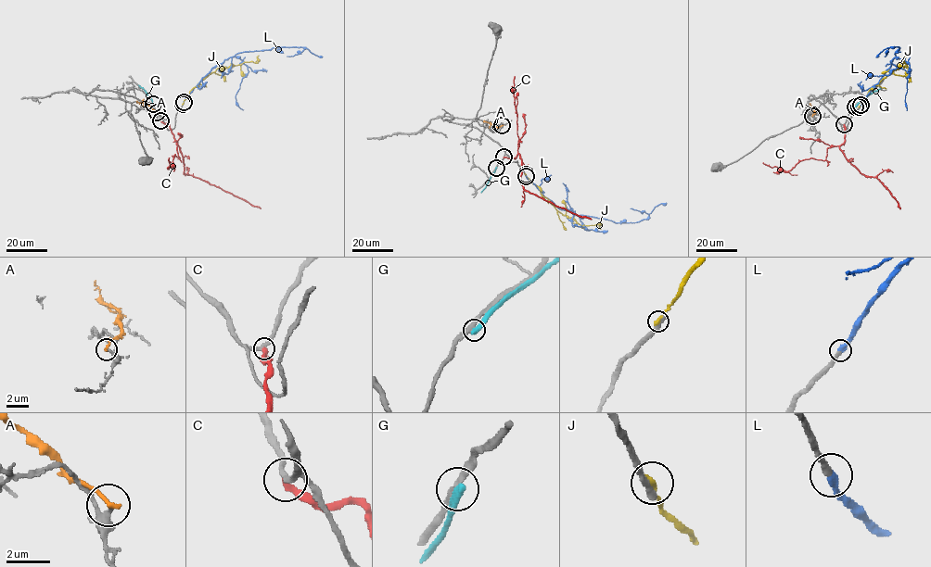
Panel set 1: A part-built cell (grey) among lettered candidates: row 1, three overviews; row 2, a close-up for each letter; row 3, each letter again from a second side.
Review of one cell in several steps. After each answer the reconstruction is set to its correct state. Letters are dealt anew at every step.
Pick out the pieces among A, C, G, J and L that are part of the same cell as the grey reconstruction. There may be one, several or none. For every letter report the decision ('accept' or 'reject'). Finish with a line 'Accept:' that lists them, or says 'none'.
A: reject
C: reject
G: reject
J: reject
L: accept
Accept: L

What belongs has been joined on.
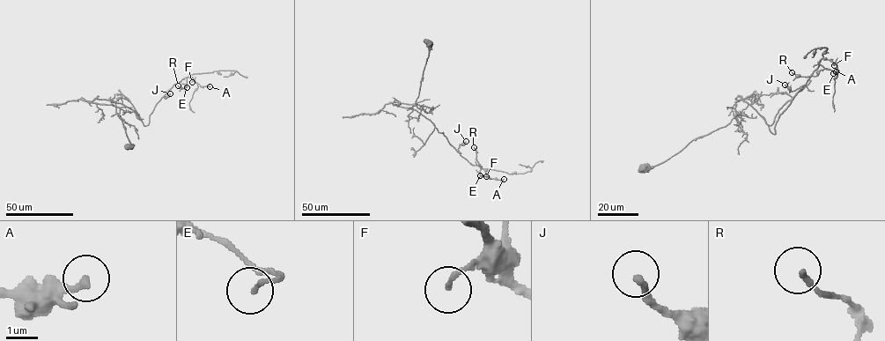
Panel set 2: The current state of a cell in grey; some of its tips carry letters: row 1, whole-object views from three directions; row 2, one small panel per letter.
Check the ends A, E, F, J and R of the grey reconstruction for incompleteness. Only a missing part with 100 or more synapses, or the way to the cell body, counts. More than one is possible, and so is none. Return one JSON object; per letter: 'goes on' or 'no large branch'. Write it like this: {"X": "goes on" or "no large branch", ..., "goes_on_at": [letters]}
{"A": "no large branch", "E": "no large branch", "F": "no large branch", "J": "no large branch", "R": "no large branch", "goes_on_at": []}

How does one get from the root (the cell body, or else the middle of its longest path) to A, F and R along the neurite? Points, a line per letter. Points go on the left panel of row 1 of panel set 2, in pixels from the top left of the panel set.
A: (130, 146), (120, 108), (92, 101), (121, 103), (145, 125), (177, 82), (189, 77), (210, 86)
F: (130, 146), (120, 108), (92, 101), (121, 103), (145, 125), (173, 85), (185, 77), (192, 82)
R: (130, 146), (120, 108), (92, 101), (121, 103), (145, 125), (156, 104), (187, 77), (184, 88), (178, 85)

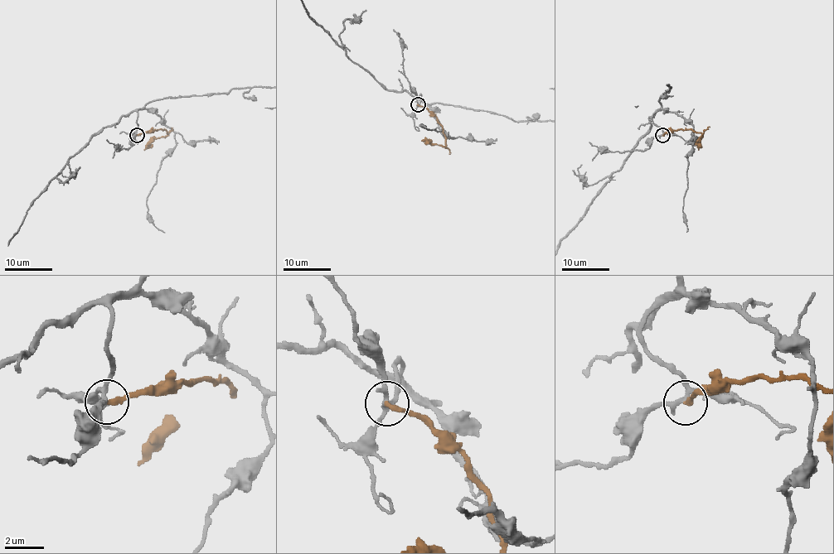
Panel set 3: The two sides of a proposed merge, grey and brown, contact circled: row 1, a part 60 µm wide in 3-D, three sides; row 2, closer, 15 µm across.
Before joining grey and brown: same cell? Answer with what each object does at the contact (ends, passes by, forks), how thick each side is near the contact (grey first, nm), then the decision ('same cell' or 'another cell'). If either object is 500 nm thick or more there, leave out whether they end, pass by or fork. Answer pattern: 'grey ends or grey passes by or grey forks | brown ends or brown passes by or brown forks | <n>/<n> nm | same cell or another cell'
grey forks | brown ends | 200/260 nm | another cell

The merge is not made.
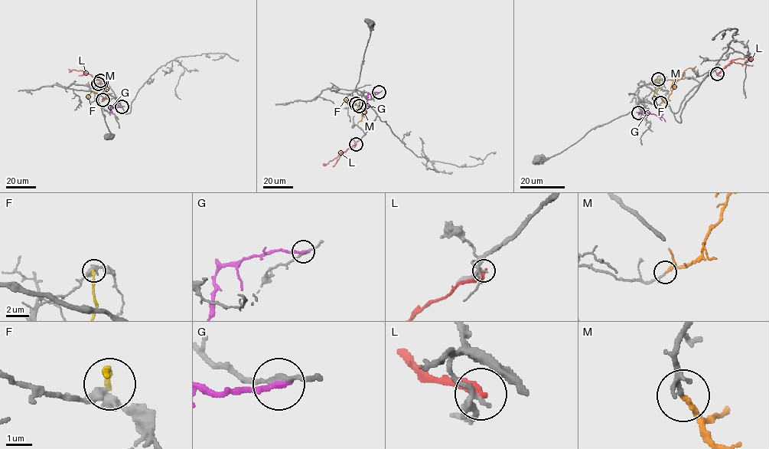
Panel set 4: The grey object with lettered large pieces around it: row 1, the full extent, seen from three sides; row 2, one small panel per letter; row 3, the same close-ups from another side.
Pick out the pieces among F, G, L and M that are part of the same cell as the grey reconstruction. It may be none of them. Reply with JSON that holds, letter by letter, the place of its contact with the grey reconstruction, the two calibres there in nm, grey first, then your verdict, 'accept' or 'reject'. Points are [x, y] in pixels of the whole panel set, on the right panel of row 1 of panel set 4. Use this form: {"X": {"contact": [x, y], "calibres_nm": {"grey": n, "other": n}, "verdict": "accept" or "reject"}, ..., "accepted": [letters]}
{"F": {"contact": [658, 79], "calibres_nm": {"grey": 340, "other": 200}, "verdict": "reject"}, "G": {"contact": [638, 113], "calibres_nm": {"grey": 200, "other": 260}, "verdict": "reject"}, "L": {"contact": [717, 73], "calibres_nm": {"grey": 200, "other": 360}, "verdict": "reject"}, "M": {"contact": [660, 103], "calibres_nm": {"grey": 110, "other": 200}, "verdict": "accept"}, "accepted": ["M"]}

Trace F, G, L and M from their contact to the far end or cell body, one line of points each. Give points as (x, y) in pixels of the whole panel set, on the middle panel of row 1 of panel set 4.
F: (356, 104), (343, 101)
G: (379, 92), (367, 95), (366, 109)
L: (356, 144), (323, 165)
M: (359, 106), (364, 111), (362, 119), (352, 127)

